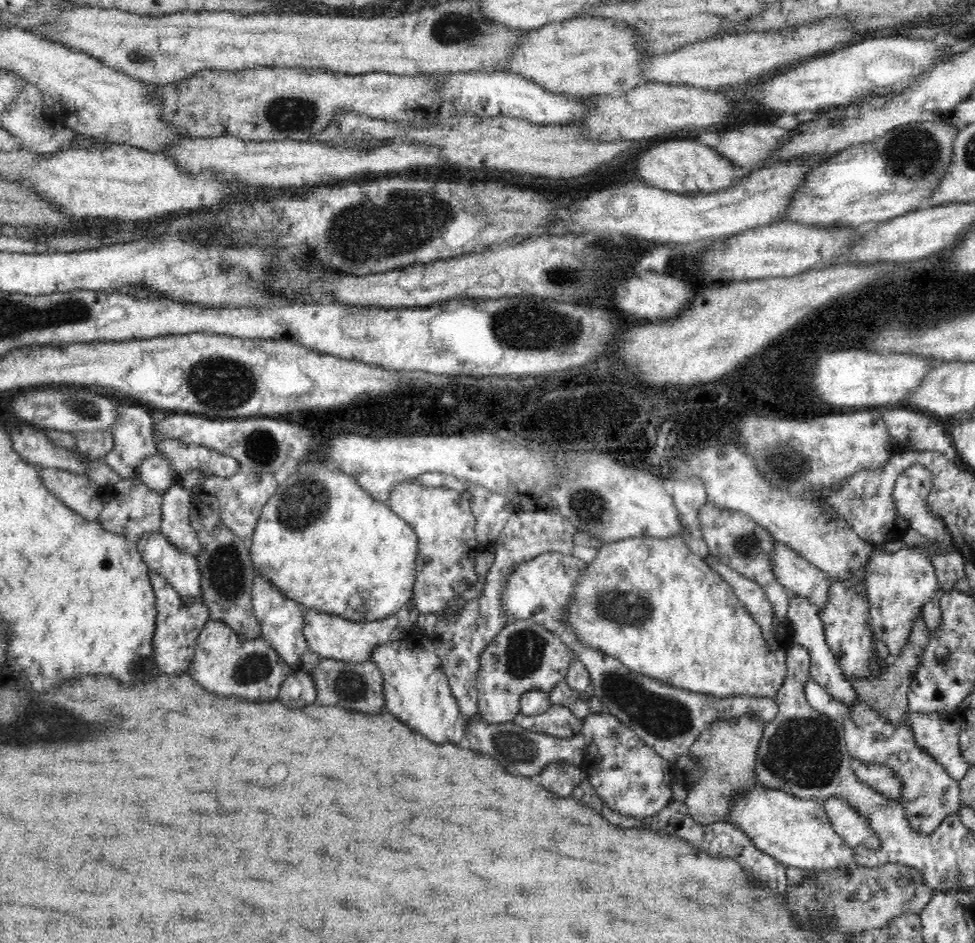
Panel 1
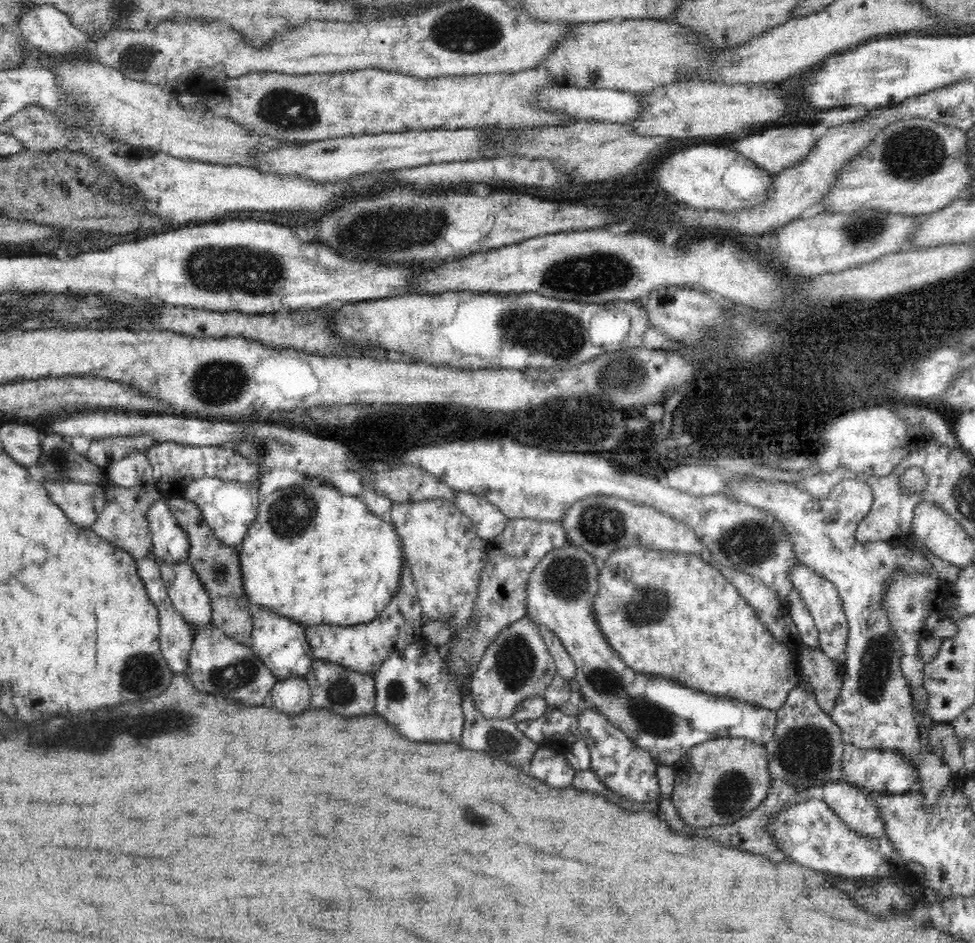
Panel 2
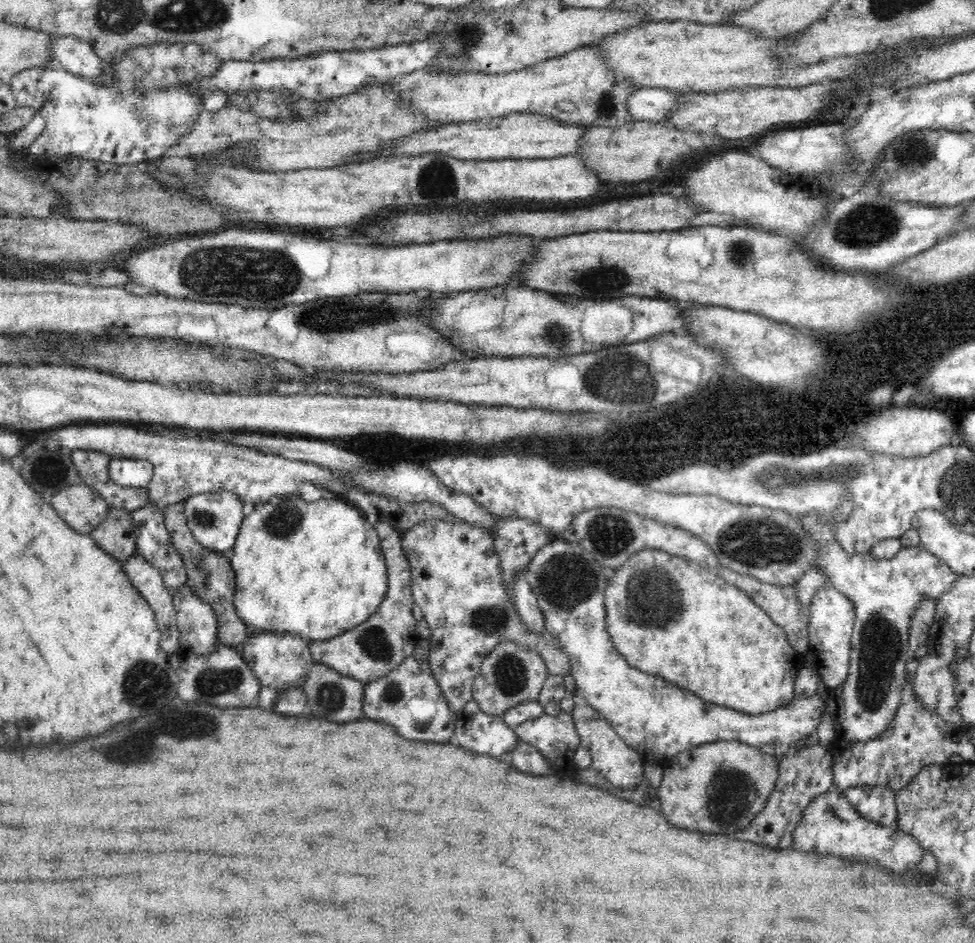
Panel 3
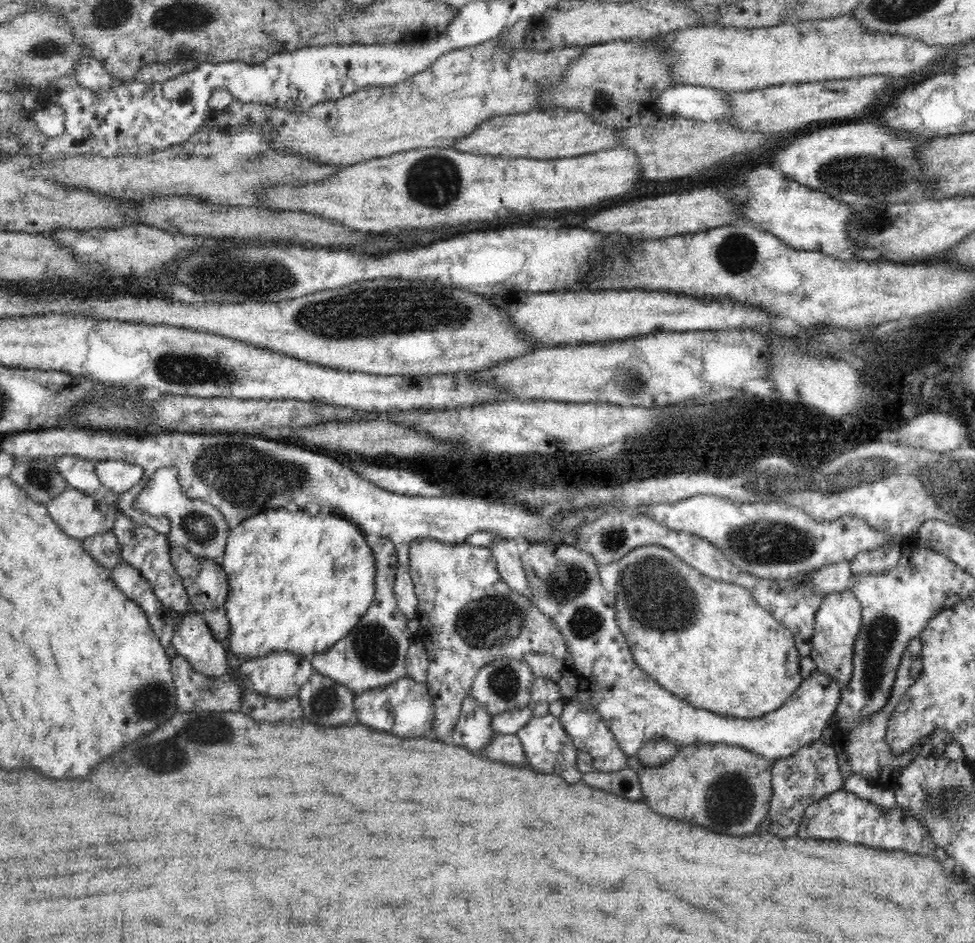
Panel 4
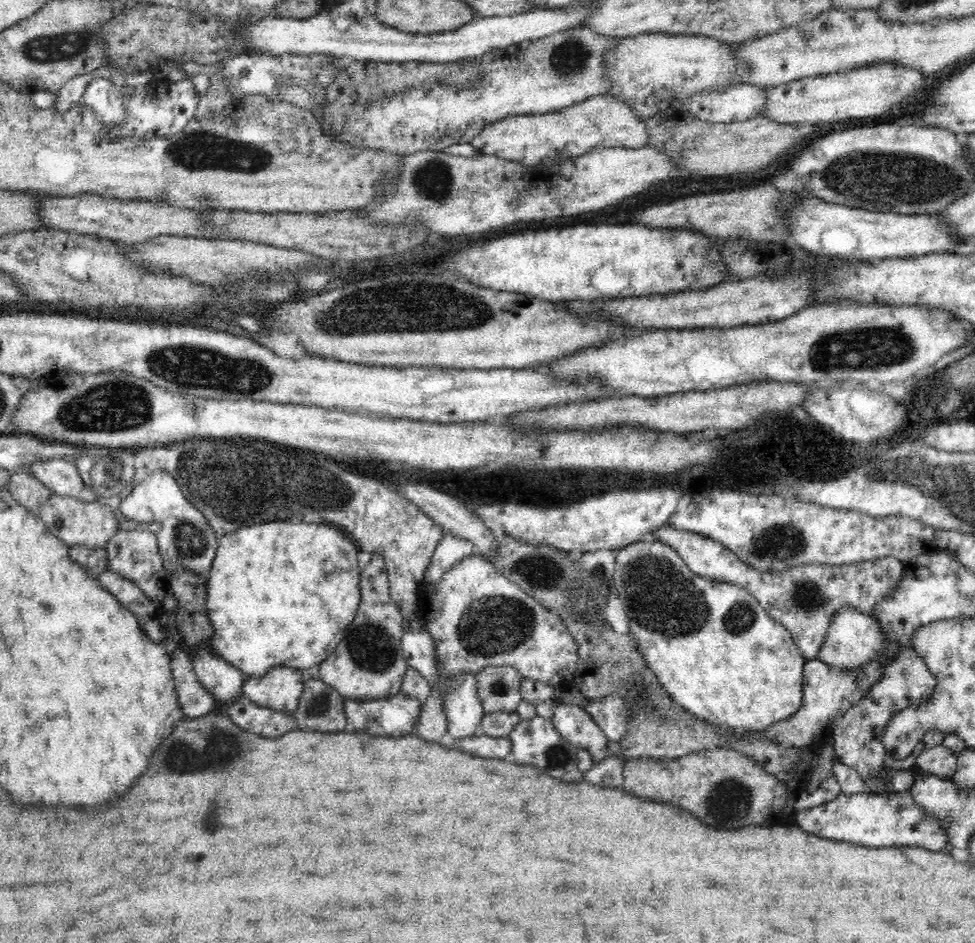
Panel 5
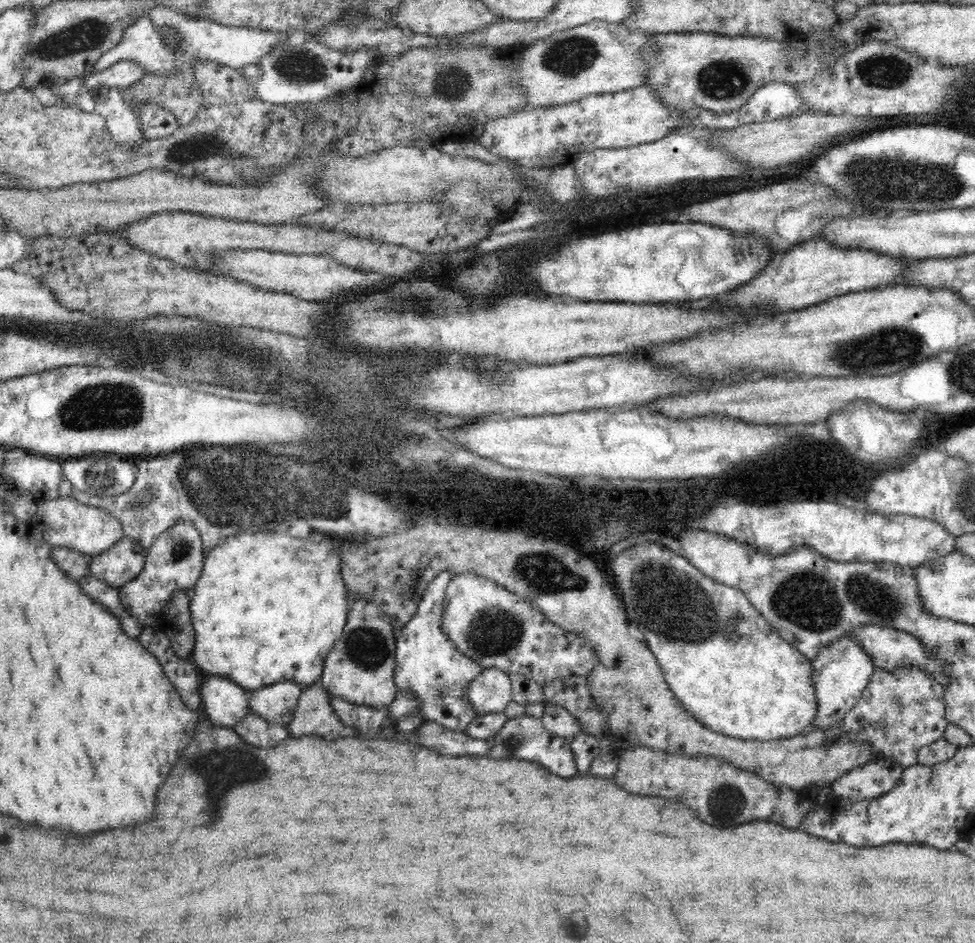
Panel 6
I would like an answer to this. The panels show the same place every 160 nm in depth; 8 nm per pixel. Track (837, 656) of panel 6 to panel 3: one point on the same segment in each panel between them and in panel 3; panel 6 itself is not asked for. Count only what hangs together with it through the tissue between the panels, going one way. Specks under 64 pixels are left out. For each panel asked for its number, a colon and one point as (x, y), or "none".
3: (658, 720)
4: (566, 585)
5: (830, 691)

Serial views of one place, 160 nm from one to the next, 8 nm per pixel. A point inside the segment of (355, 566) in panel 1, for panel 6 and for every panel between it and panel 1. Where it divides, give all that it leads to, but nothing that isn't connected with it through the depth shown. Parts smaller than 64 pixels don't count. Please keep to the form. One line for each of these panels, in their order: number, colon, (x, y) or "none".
2: (315, 556)
3: (315, 570)
4: (322, 562)
5: (277, 594)
6: (267, 608)

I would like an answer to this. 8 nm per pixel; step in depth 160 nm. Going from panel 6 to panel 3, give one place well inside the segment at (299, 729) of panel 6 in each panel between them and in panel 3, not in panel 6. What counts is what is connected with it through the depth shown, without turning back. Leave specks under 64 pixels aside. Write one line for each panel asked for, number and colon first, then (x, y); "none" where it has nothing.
3: (333, 696)
4: (326, 702)
5: (320, 707)

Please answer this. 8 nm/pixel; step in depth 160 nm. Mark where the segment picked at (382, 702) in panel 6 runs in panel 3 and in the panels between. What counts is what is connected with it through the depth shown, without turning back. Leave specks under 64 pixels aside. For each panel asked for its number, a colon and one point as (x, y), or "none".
3: (368, 652)
4: (373, 656)
5: (368, 664)

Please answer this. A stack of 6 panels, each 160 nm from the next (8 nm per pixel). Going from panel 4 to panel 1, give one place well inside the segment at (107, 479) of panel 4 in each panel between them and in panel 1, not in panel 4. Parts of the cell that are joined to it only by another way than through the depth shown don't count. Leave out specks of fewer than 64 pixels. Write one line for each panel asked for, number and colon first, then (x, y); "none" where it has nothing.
1: (132, 436)
2: (134, 470)
3: (129, 473)

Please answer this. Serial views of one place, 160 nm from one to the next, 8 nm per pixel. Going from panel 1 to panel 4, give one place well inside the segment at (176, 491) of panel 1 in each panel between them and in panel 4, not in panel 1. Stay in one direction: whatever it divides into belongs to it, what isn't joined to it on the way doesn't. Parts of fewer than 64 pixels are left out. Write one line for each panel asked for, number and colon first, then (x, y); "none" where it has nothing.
2: (169, 543)
3: (152, 542)
4: (143, 548)

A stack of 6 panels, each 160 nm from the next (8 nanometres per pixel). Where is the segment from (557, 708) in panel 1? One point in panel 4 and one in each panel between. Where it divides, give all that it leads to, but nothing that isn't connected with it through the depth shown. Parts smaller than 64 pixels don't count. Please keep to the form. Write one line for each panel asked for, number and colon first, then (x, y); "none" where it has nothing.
2: (555, 730)
3: (556, 738)
4: (548, 748)

